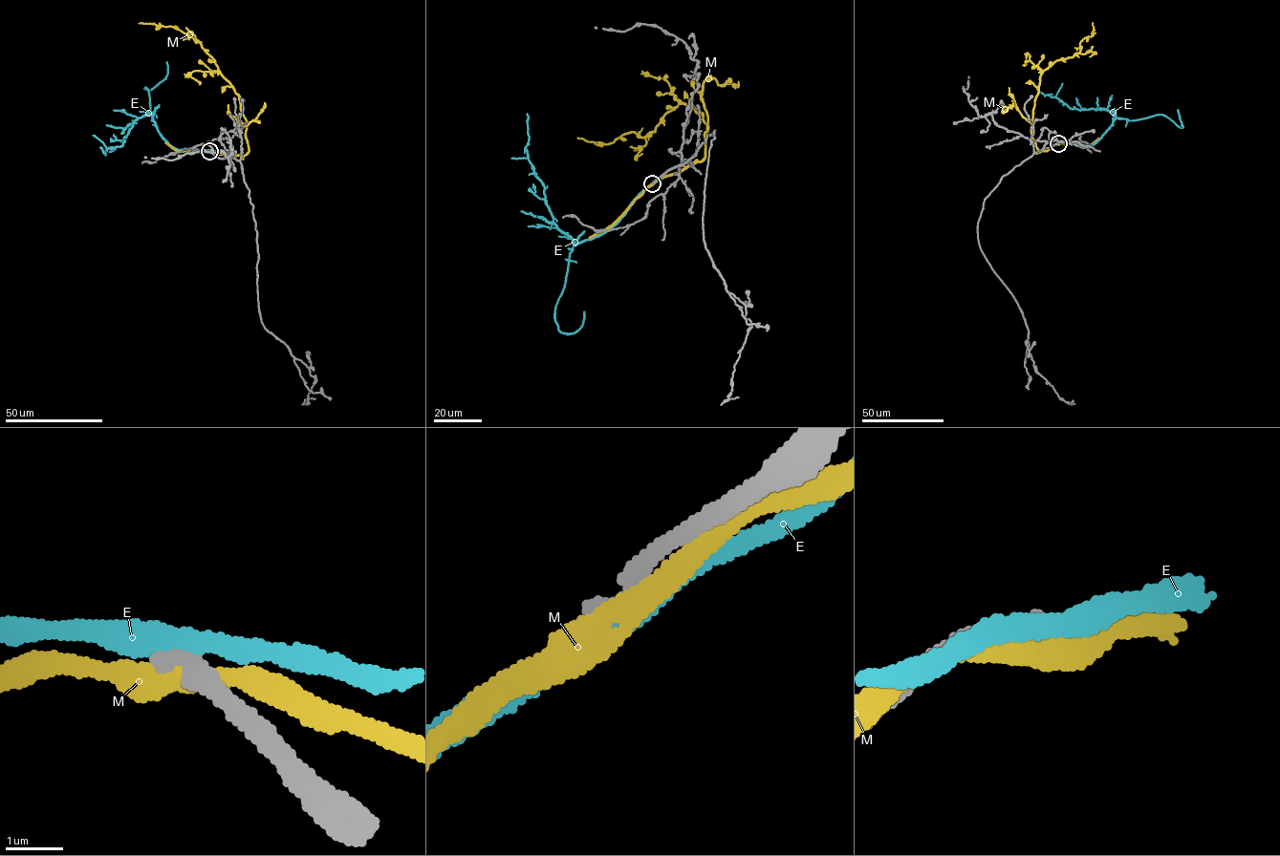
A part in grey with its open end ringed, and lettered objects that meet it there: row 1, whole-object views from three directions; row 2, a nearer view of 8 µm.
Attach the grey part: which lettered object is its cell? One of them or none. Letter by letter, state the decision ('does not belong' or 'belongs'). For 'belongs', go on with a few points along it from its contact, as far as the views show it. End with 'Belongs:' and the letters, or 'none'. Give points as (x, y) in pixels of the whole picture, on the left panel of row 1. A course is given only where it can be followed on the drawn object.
E: does not belong
M: does not belong
Belongs: none

